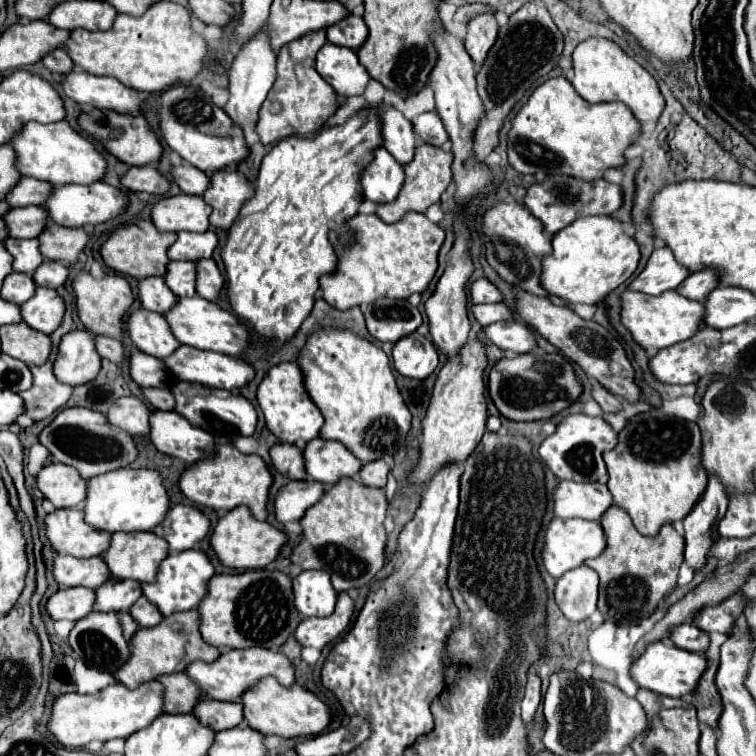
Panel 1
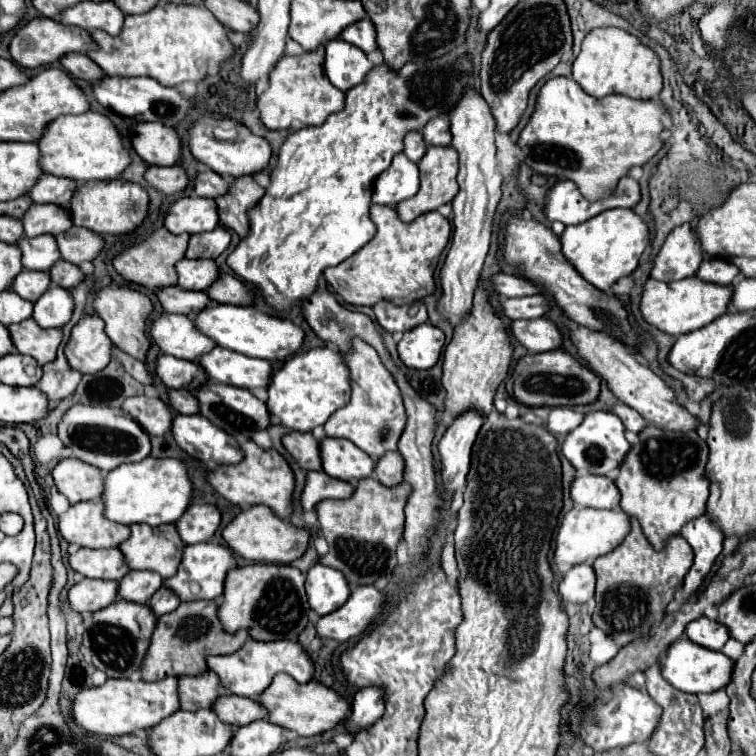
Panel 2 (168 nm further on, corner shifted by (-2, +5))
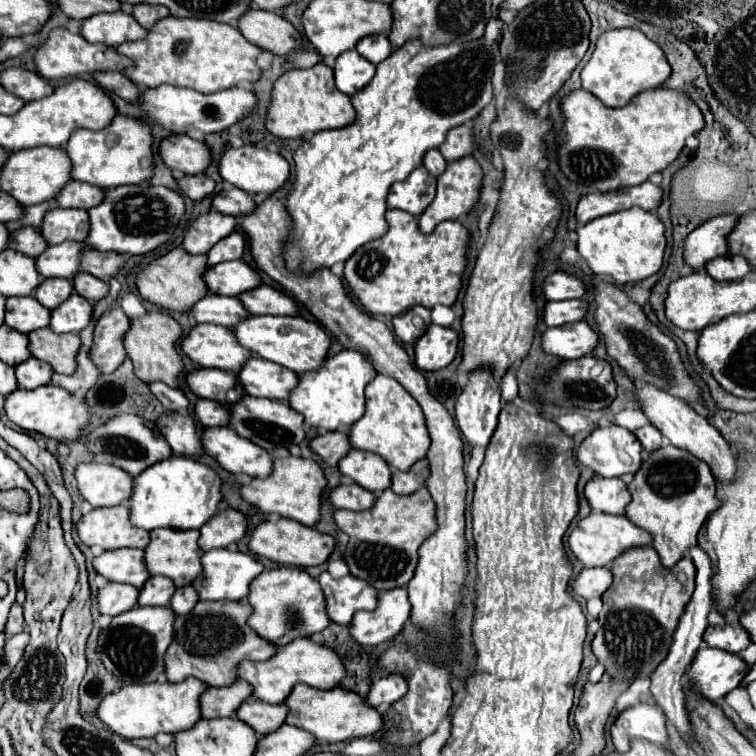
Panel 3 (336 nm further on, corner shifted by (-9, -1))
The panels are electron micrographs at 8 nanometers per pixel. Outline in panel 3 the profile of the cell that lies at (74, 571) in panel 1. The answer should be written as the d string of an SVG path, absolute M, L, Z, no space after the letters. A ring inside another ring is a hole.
M137 548L103 552L93 560L93 568L109 582L125 582L135 588L141 588L149 578L149 572L143 564L143 550Z

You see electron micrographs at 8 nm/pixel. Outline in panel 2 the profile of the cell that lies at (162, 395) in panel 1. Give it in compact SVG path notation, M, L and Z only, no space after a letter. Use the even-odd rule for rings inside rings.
M182 388L182 390L170 390L170 404L180 414L196 414L198 412L198 400L196 396Z

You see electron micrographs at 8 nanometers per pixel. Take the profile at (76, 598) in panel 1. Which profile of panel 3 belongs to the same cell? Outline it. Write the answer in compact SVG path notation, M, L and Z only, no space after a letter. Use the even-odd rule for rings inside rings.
M111 582L105 588L101 588L97 594L99 614L117 616L125 610L131 610L137 604L137 596L139 596L139 590L135 586Z

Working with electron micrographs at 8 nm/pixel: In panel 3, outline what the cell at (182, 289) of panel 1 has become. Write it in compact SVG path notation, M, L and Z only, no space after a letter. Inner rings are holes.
M243 260L211 266L203 272L203 280L209 292L221 296L239 296L261 284L259 272L249 268Z

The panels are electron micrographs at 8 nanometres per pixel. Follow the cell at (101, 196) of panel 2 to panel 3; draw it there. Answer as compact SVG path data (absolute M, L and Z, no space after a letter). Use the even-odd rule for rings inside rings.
M135 184L103 190L105 200L89 210L89 234L85 244L95 250L113 250L119 254L145 254L161 246L185 212L181 194L165 186Z

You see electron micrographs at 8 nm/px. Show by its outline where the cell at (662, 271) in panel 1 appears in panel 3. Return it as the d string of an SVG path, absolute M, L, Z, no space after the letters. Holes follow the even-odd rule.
M717 216L701 224L685 238L683 260L693 270L703 270L705 264L717 256L727 254L727 240L725 236L735 226L737 216Z

